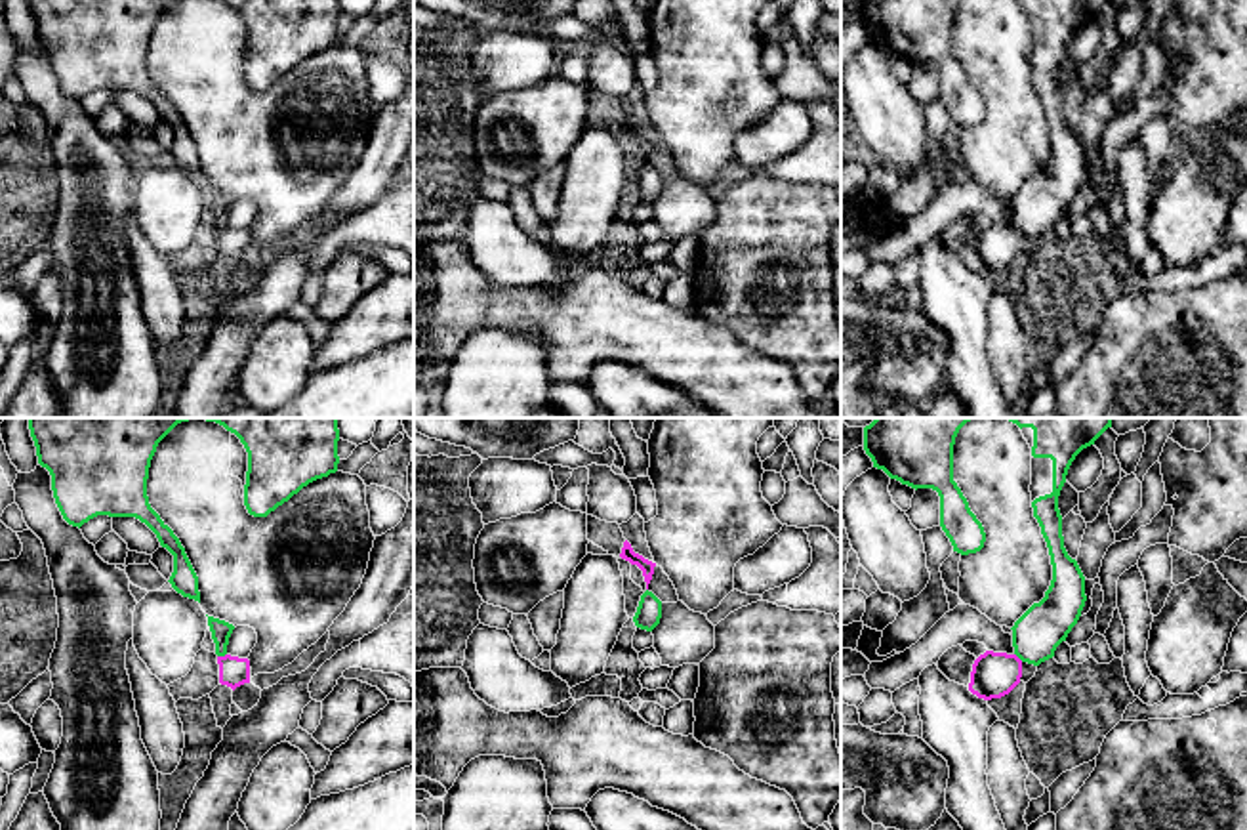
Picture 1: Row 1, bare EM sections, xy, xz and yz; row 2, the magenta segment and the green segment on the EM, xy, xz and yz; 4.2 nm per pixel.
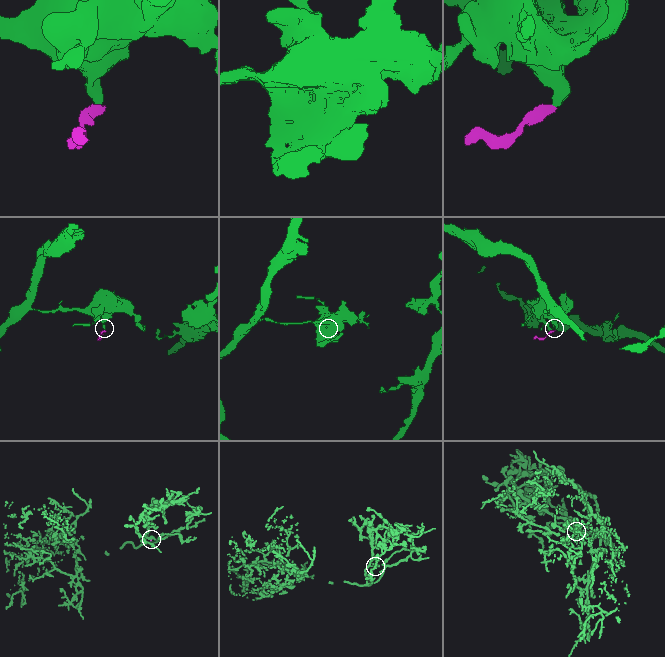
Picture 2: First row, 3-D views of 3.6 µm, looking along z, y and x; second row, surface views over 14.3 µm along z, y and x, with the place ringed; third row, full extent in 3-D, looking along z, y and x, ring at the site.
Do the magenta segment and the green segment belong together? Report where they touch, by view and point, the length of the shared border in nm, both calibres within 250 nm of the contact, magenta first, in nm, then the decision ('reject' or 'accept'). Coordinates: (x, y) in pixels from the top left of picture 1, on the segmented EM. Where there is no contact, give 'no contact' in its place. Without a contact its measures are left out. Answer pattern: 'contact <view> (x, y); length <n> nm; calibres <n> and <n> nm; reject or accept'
contact xy (222, 657); length 40 nm; calibres 130 and 90 nm; reject

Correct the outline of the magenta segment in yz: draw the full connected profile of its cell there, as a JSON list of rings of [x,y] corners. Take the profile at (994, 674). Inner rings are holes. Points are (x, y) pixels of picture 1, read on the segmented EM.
[[[986,651],[972,664],[969,691],[984,700],[1001,698],[1020,677],[1022,660],[1016,654]]]

